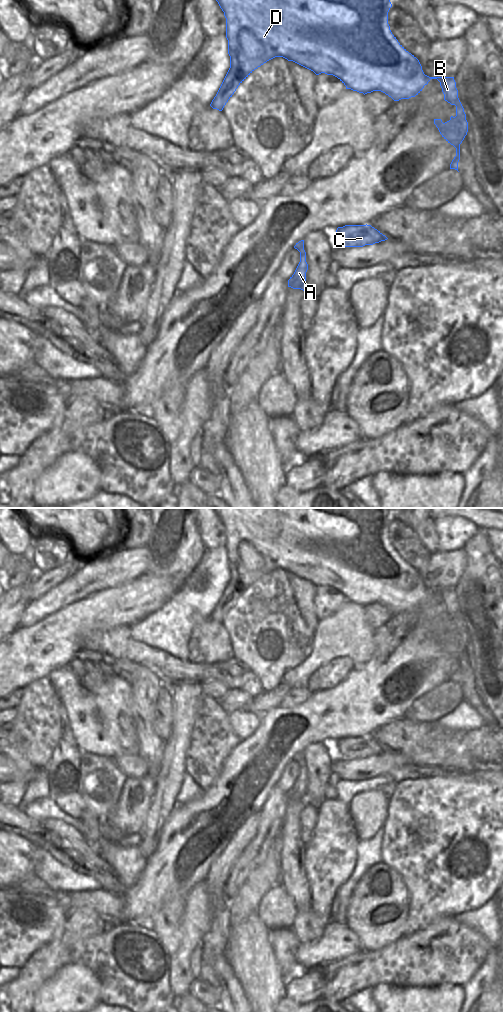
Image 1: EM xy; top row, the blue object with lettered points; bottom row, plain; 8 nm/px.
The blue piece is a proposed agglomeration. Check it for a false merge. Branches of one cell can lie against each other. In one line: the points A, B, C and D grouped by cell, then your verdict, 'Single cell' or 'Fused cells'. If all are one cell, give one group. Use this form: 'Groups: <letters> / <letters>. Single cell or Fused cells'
Groups: A B C D. Single cell

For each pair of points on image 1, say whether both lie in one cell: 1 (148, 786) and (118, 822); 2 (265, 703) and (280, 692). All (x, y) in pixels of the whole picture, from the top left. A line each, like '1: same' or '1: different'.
1: same
2: same

